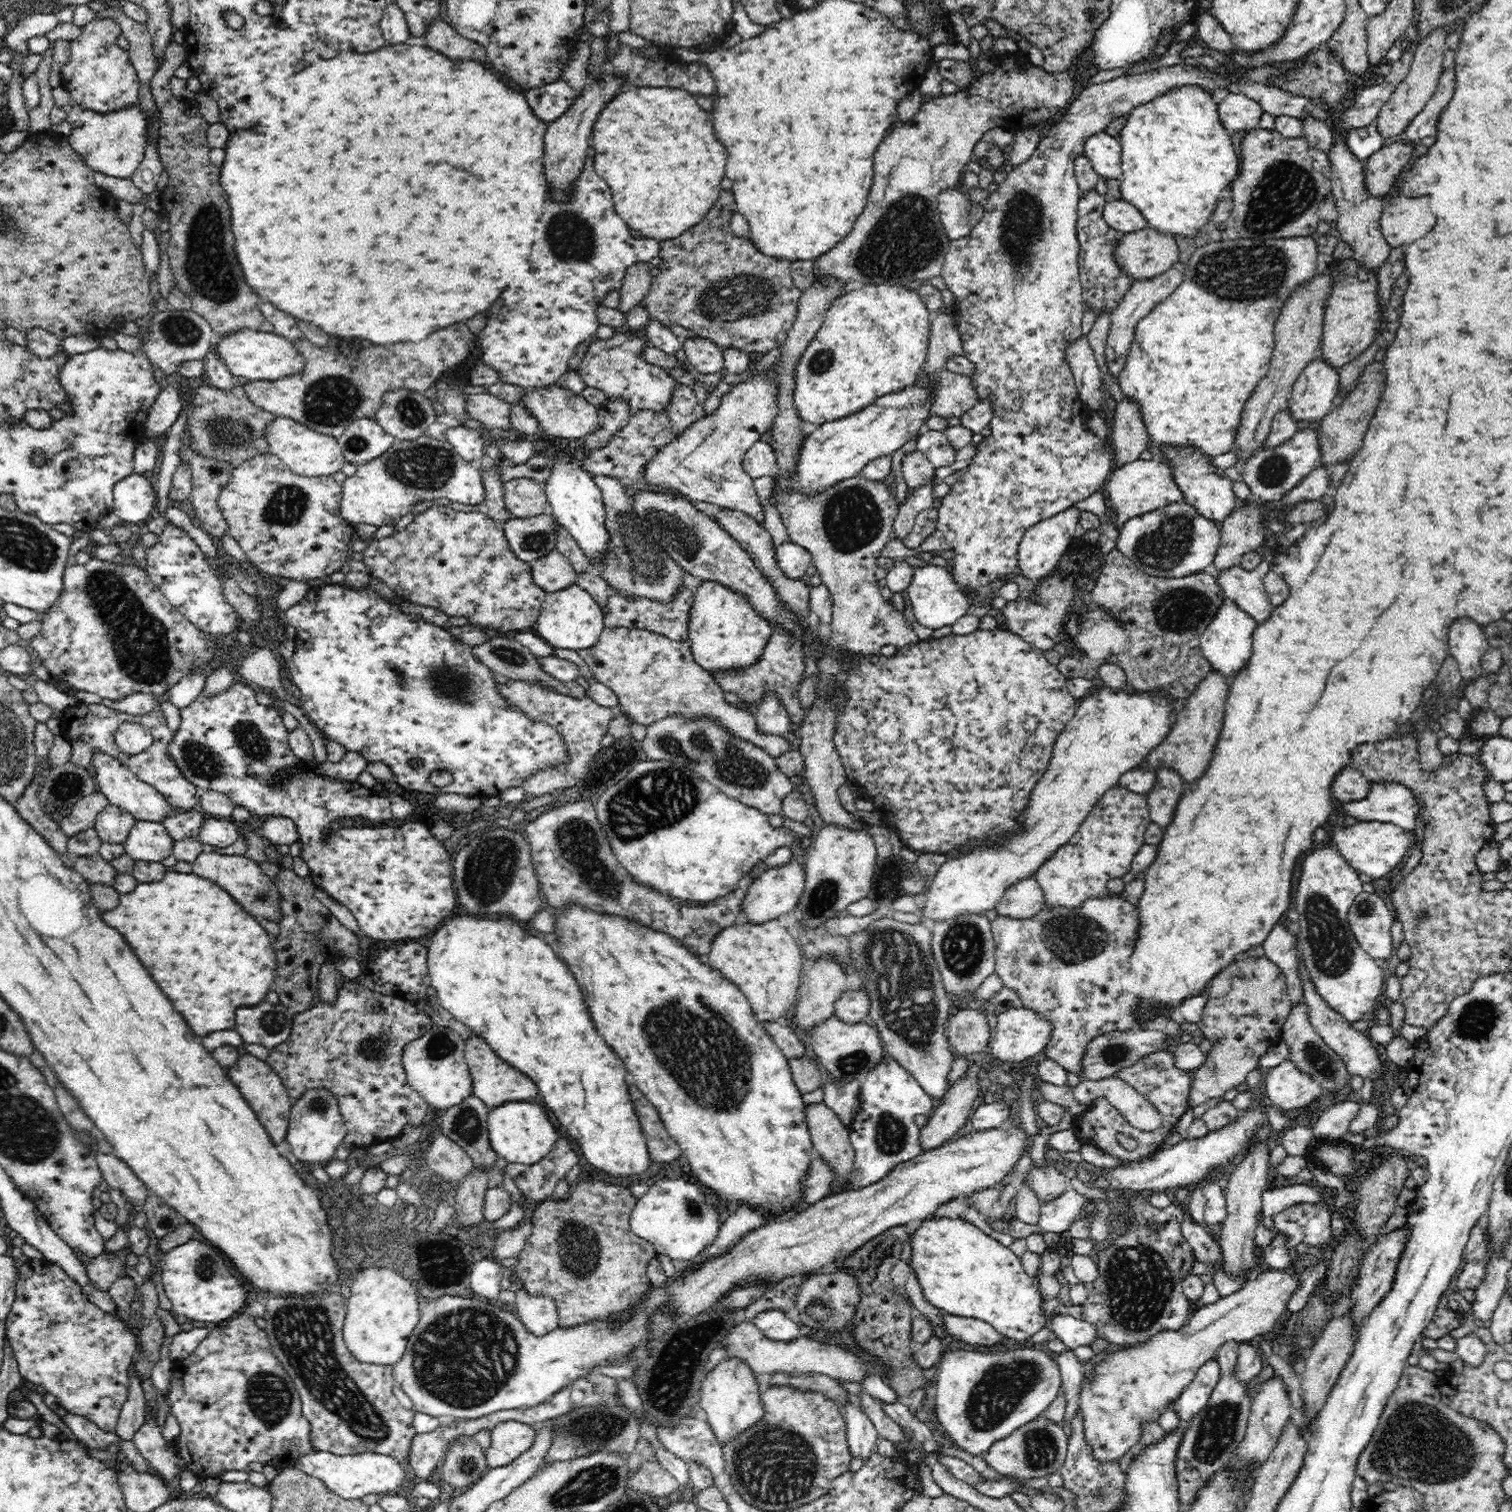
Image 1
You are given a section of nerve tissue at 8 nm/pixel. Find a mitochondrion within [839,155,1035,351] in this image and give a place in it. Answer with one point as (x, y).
(906, 239)

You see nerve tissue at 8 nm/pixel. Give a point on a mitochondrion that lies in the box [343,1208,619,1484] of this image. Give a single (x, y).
(474, 1340)

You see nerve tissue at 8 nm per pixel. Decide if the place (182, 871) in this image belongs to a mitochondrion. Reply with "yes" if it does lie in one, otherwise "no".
no

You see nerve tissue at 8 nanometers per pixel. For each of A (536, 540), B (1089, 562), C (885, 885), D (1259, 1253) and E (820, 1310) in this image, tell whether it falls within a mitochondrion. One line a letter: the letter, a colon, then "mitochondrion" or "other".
A: mitochondrion
B: other
C: mitochondrion
D: other
E: mitochondrion

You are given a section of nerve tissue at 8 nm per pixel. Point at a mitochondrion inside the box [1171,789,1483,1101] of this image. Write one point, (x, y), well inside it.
(1332, 948)

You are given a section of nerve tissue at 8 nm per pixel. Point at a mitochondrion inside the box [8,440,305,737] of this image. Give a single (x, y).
(143, 650)

